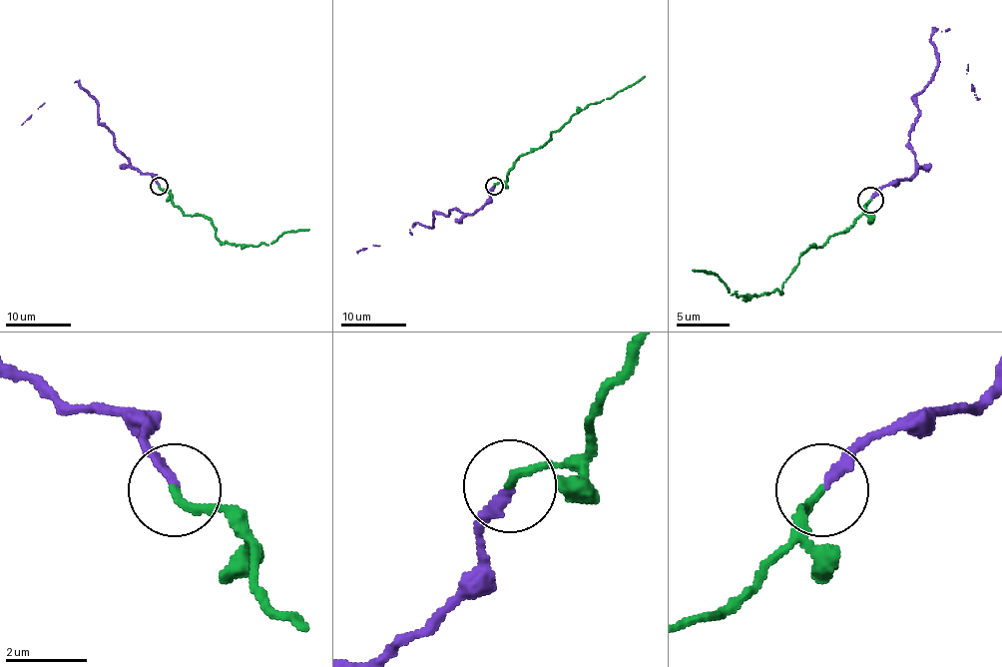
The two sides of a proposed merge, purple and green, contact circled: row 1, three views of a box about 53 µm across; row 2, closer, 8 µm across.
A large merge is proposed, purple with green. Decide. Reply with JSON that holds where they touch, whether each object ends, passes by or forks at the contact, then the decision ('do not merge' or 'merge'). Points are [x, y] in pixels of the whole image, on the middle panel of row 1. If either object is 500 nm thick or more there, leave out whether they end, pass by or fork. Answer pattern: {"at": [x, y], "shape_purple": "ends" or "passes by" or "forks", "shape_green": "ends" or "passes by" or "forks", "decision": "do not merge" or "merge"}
{"at": [494, 186], "shape_purple": "ends", "shape_green": "ends", "decision": "merge"}

